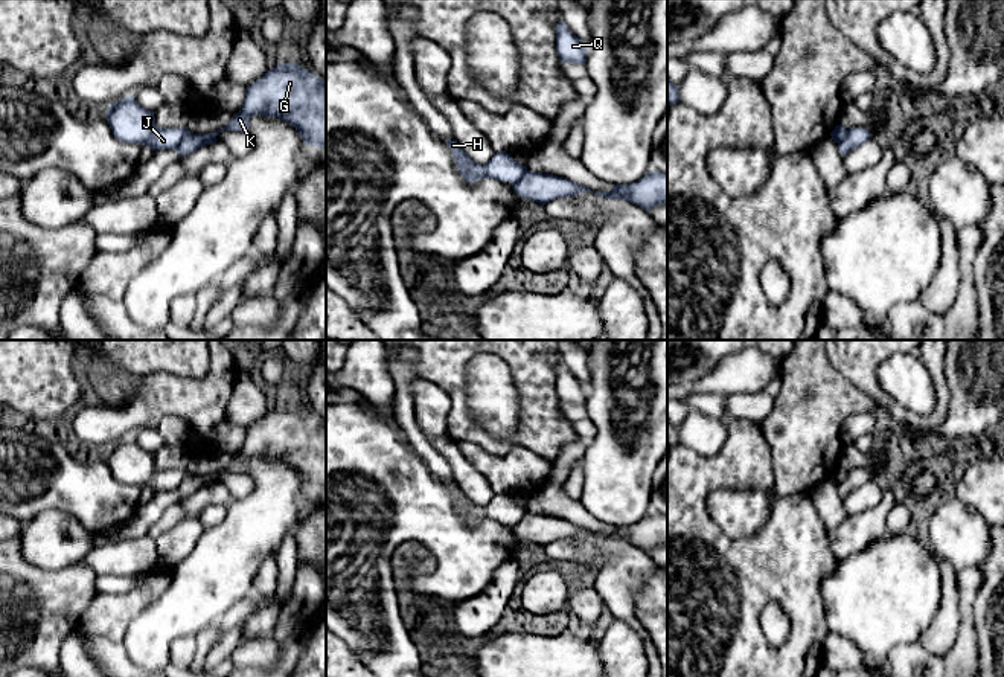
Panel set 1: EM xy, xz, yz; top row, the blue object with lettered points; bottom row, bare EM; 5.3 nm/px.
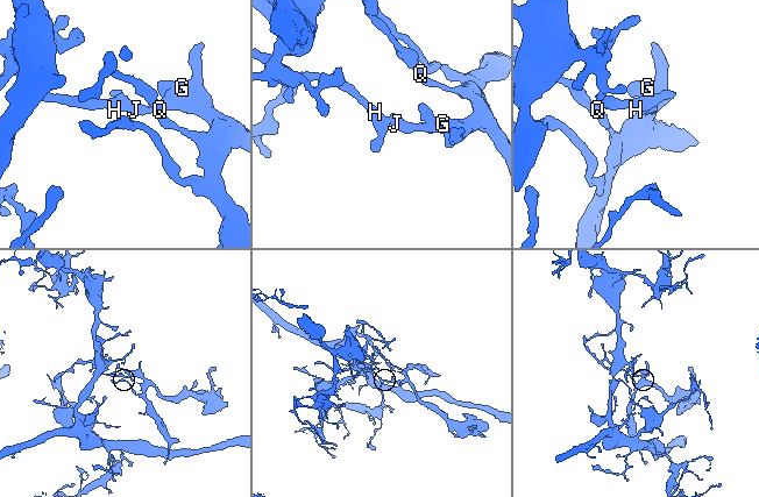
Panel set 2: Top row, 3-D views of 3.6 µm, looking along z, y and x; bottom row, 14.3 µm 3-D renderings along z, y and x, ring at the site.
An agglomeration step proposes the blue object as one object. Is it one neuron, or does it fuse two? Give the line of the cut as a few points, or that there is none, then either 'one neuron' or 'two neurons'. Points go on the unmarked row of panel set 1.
cut xy (188, 473), (175, 490); two neurons

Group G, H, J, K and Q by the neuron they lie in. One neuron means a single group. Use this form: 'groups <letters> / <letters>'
groups G K Q / H J

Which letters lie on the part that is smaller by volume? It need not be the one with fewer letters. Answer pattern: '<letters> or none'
G, K, Q

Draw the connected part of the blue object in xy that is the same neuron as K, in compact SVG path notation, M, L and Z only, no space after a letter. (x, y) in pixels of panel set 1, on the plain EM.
M282 403L245 430L244 445L227 468L209 476L187 474L177 494L186 497L216 485L222 471L247 474L256 456L286 462L302 476L303 486L326 489L326 421Z

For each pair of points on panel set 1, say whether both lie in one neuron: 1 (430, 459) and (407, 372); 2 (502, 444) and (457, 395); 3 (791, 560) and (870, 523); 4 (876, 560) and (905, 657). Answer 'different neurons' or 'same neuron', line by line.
1: same neuron
2: same neuron
3: different neurons
4: different neurons

